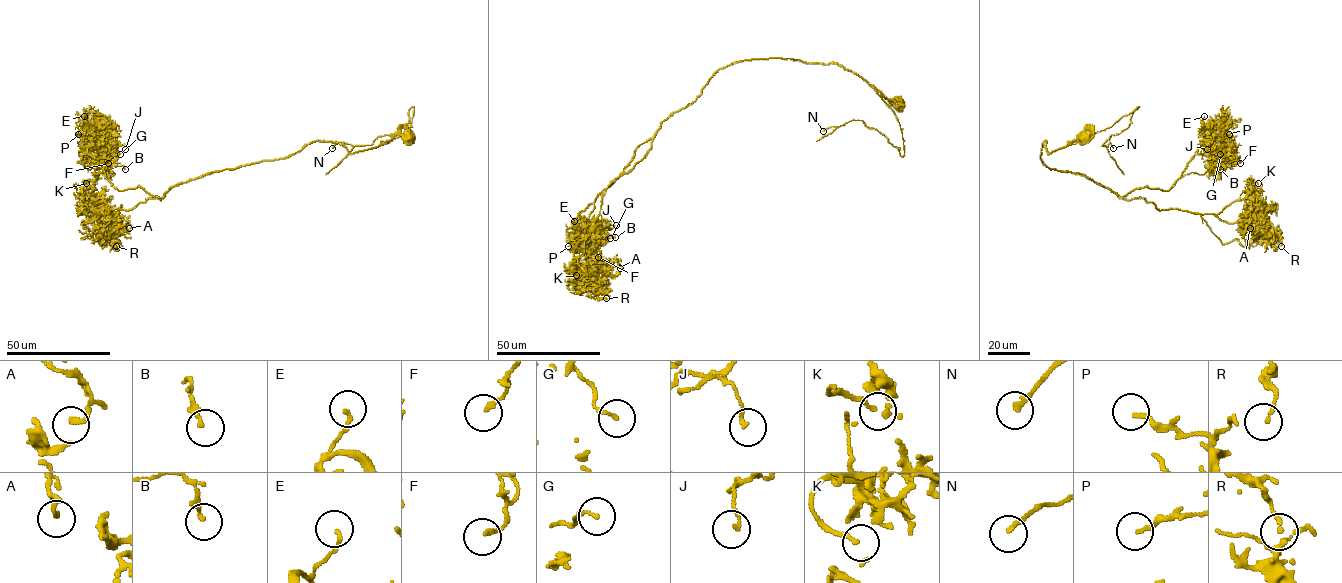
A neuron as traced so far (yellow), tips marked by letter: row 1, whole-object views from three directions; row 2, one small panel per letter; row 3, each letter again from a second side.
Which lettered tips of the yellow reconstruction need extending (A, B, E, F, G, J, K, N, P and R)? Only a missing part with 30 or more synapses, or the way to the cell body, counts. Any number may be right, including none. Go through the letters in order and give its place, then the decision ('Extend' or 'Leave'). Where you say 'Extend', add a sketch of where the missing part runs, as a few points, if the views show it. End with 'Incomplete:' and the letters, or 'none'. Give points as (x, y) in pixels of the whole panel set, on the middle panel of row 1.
A: Place: (620, 268). Leave
B: Place: (615, 237). Leave
E: Place: (574, 221). Leave
F: Place: (598, 257). Leave
G: Place: (610, 238). Leave
J: Place: (616, 225). Leave
K: Place: (576, 275). Leave
N: Place: (823, 131). Extend. Course of what is missing: (823, 131), (798, 154), (771, 169), (768, 173), (774, 182)
P: Place: (568, 246). Leave
R: Place: (606, 298). Leave
Incomplete: N

